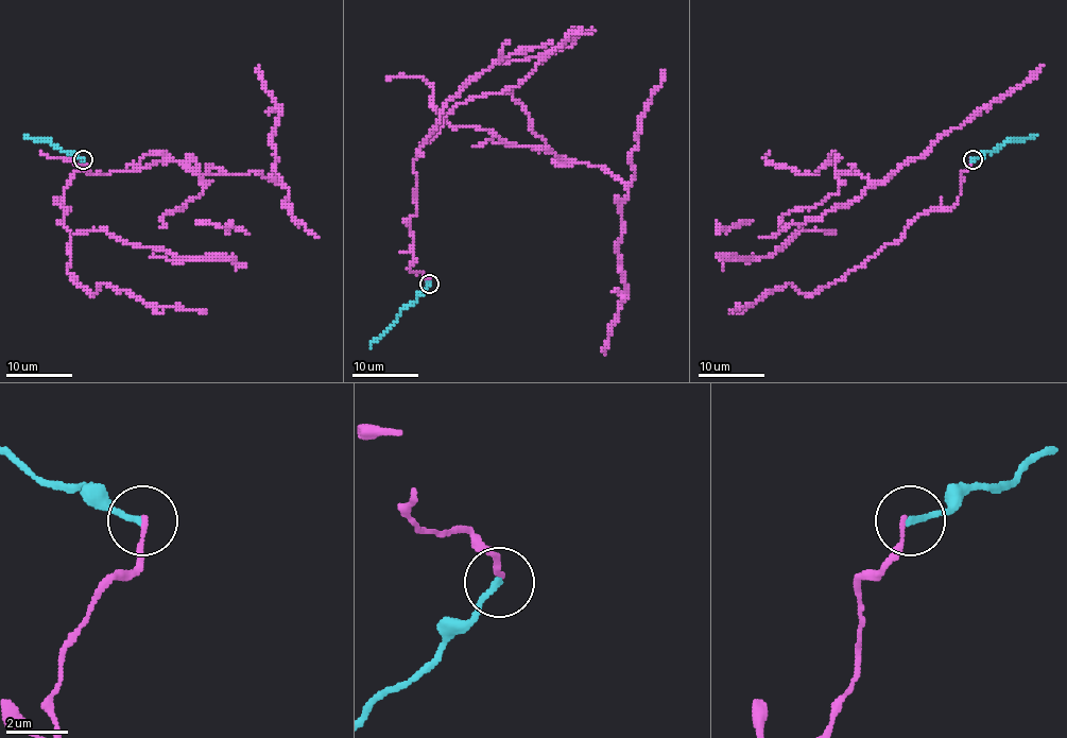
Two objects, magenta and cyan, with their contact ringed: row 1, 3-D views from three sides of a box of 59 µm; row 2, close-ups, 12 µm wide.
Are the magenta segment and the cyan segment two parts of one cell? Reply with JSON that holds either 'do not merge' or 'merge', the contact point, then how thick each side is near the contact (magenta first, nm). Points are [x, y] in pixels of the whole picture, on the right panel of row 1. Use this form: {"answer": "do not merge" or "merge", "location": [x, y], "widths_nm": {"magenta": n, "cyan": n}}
{"answer": "do not merge", "location": [973, 159], "widths_nm": {"magenta": 120, "cyan": 190}}

